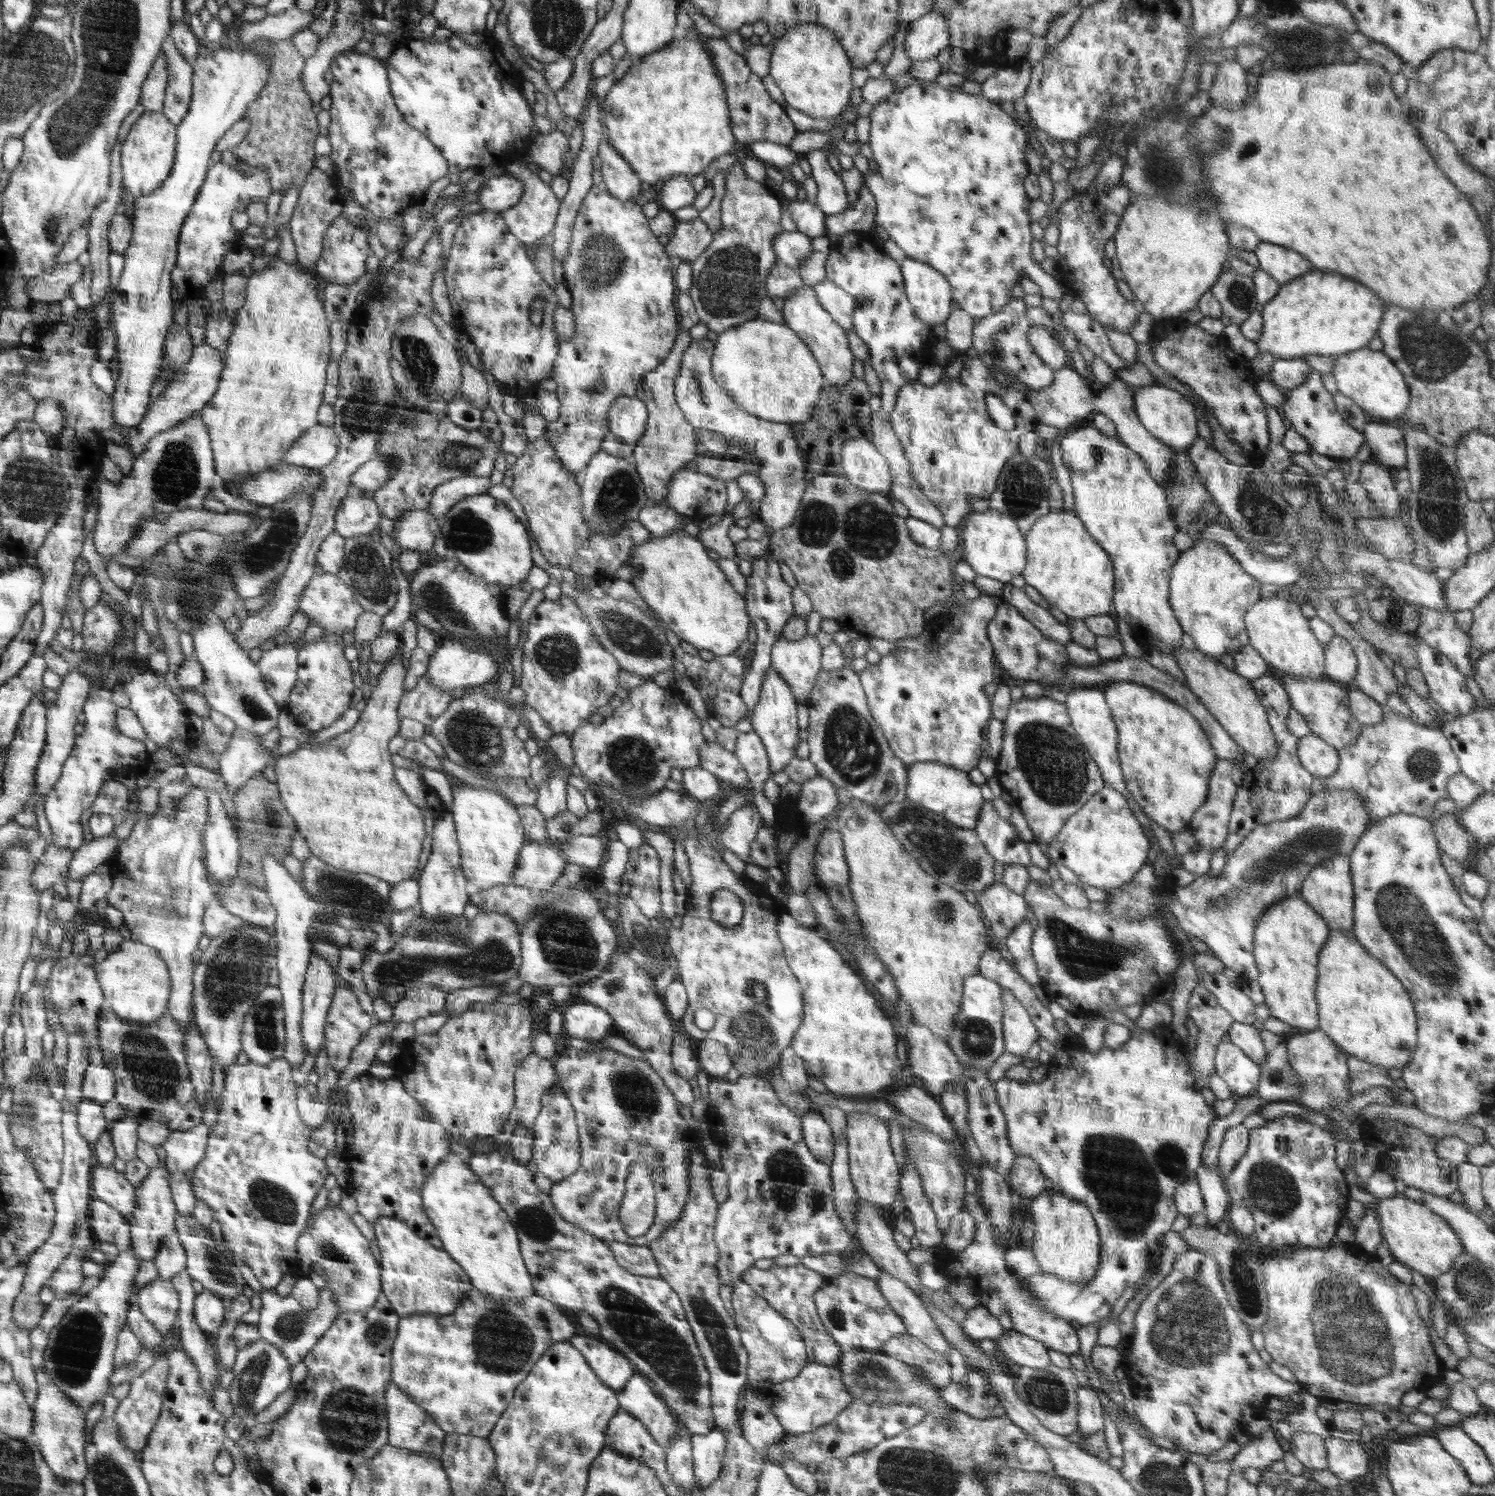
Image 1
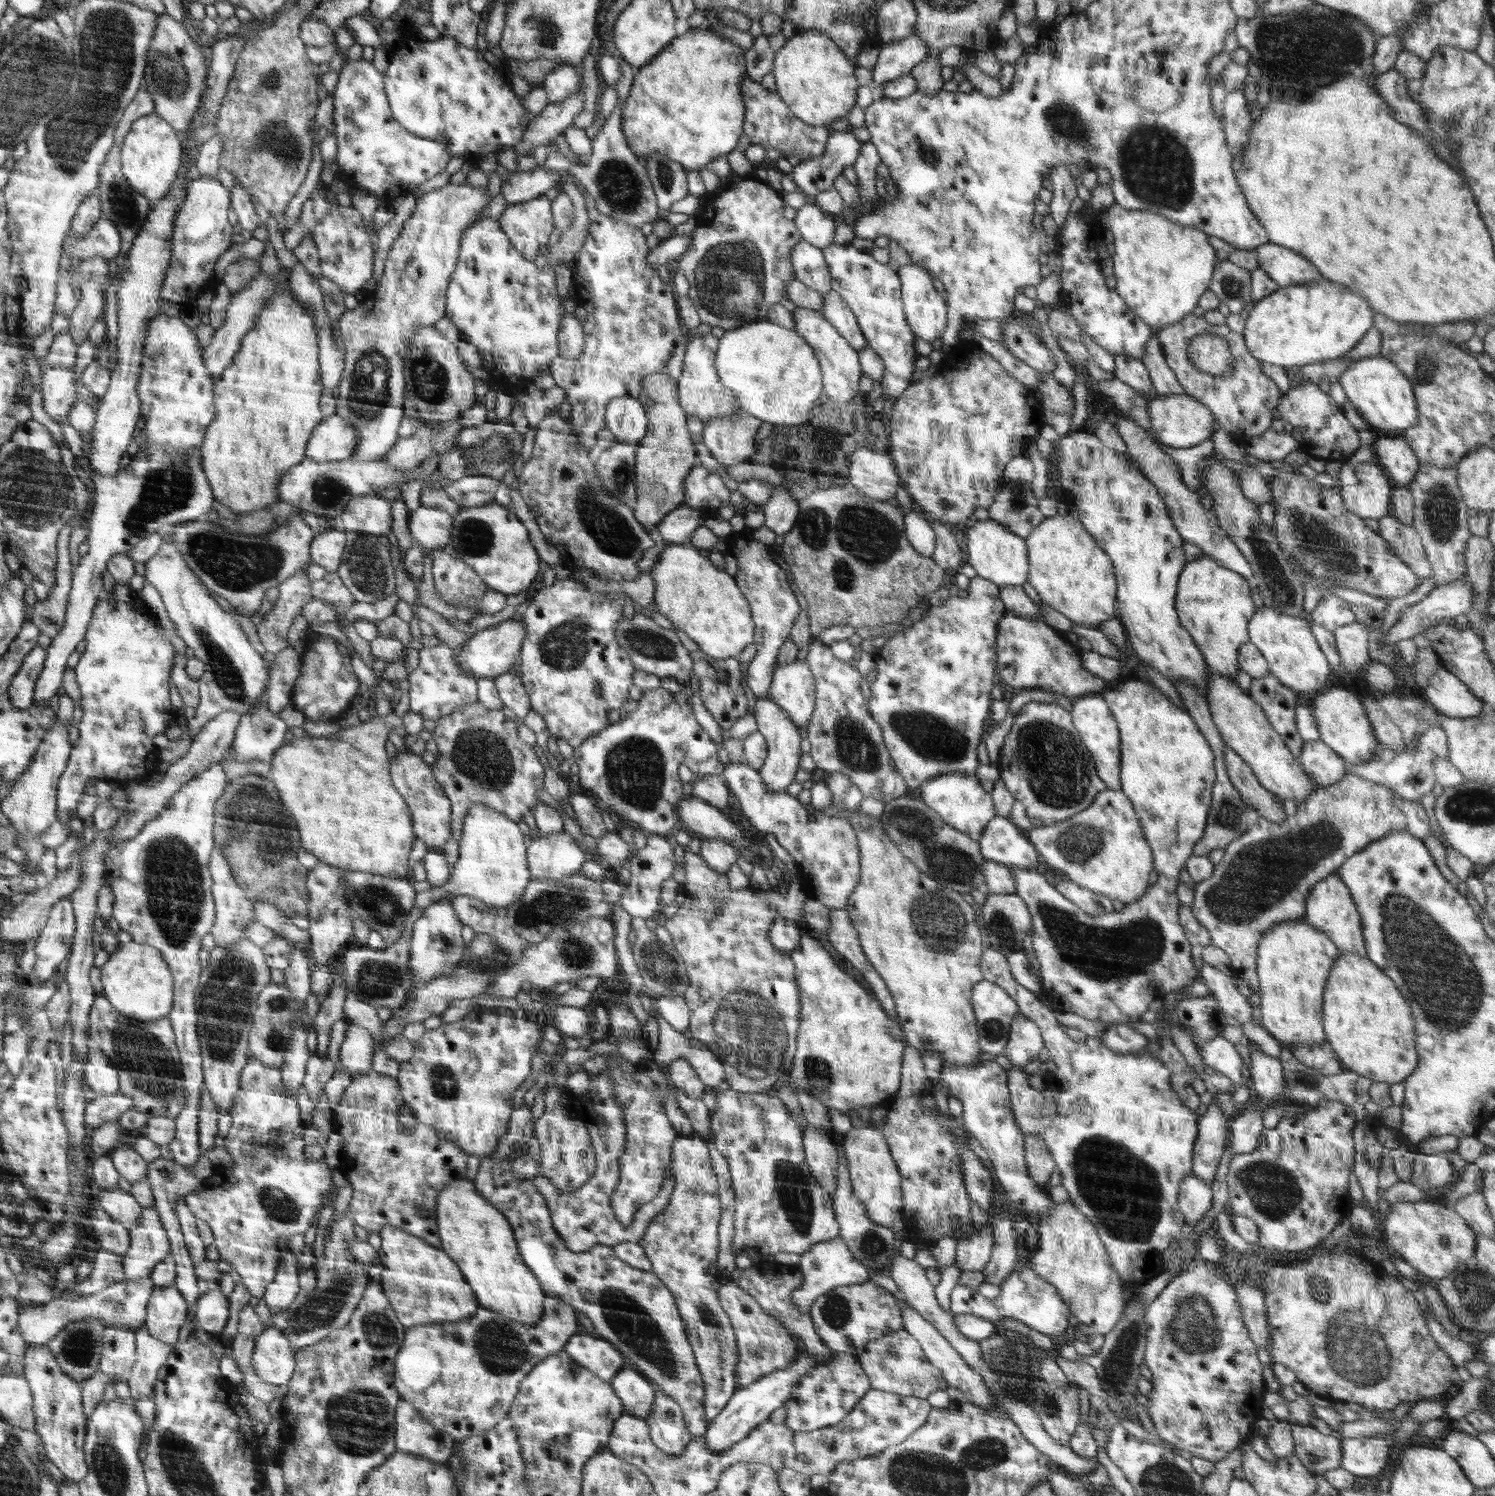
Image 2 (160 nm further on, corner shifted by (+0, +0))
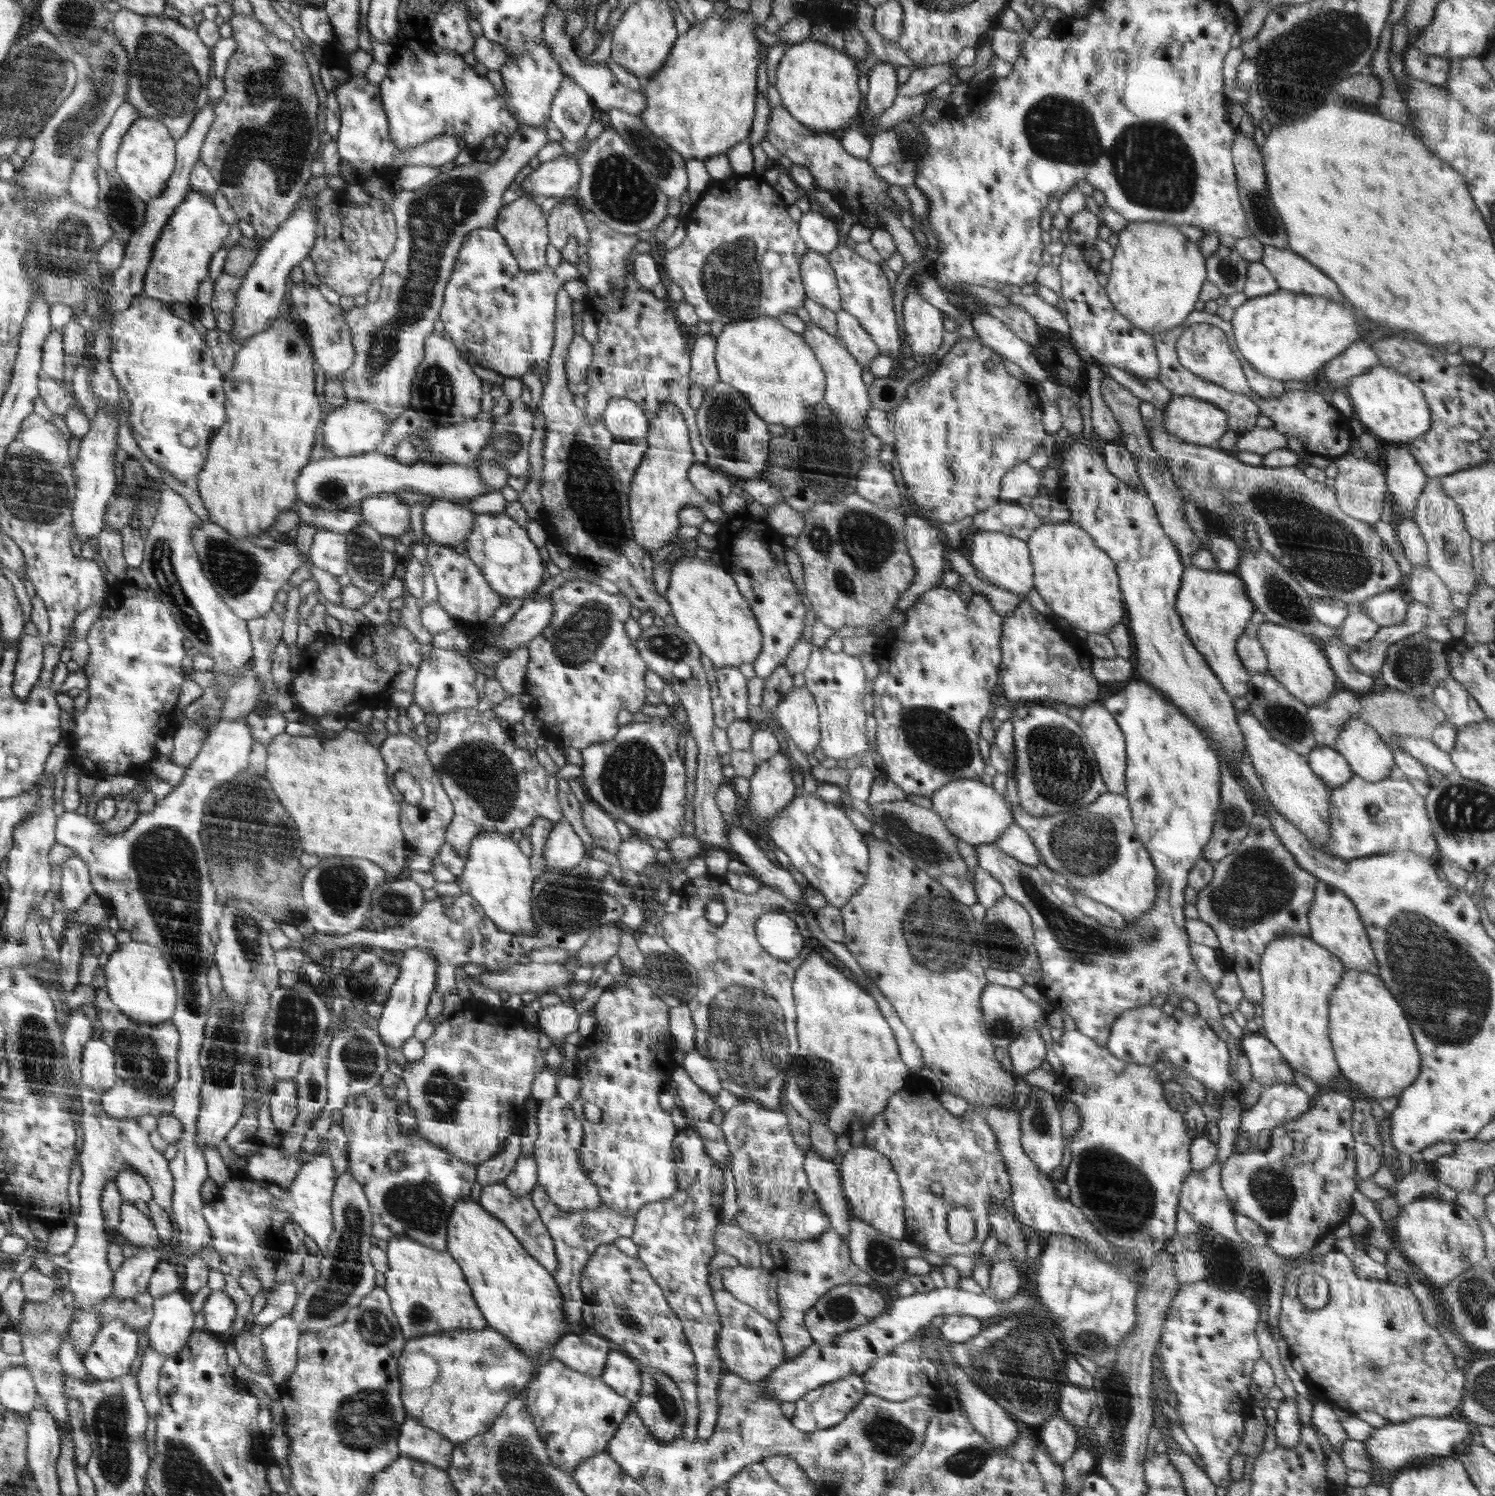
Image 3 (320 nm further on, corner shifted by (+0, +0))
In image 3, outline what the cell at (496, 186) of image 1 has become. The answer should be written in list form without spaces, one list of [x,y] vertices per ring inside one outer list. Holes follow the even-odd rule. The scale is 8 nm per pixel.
[[[562,156],[550,162],[540,163],[520,184],[522,196],[533,194],[534,197],[553,196],[561,199],[565,196],[577,196],[581,168],[576,158]]]

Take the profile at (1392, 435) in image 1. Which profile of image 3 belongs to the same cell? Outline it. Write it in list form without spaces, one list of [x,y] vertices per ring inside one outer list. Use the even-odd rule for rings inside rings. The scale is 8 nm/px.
[[[1394,444],[1382,450],[1386,453],[1387,491],[1392,493],[1402,519],[1412,519],[1428,477],[1406,446]]]

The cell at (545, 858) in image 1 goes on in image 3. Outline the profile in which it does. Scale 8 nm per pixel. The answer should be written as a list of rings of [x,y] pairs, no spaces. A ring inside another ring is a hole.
[[[560,820],[550,831],[543,855],[547,870],[574,869],[582,865],[585,848],[573,826],[566,820]]]

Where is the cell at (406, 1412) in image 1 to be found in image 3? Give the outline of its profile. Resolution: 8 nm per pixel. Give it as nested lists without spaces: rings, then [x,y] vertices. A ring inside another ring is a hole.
[[[409,1415],[405,1417],[398,1440],[399,1457],[428,1462],[448,1470],[455,1446],[443,1434],[424,1426],[419,1419]]]

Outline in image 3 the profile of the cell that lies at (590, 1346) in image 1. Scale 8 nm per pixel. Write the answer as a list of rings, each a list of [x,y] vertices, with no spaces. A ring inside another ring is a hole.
[[[570,1333],[557,1341],[552,1352],[552,1357],[571,1367],[572,1370],[580,1371],[582,1374],[591,1375],[592,1377],[602,1377],[612,1348],[614,1348],[613,1342],[604,1338],[603,1335],[590,1333],[578,1335]]]

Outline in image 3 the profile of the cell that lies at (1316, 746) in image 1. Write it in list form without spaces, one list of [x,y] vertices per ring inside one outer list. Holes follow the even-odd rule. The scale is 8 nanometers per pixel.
[[[1317,746],[1306,757],[1314,775],[1329,788],[1342,786],[1354,776],[1348,761],[1333,746]]]

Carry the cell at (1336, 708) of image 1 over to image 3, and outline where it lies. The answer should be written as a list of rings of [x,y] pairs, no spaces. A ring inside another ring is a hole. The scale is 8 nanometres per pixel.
[[[1360,717],[1340,729],[1333,748],[1348,761],[1353,775],[1368,782],[1389,778],[1395,766],[1393,750]]]

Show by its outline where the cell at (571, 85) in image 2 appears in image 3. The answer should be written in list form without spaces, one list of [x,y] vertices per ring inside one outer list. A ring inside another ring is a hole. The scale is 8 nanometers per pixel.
[[[570,76],[564,77],[551,108],[552,122],[562,136],[570,142],[581,142],[593,122],[595,110],[591,96],[584,88],[574,83]]]

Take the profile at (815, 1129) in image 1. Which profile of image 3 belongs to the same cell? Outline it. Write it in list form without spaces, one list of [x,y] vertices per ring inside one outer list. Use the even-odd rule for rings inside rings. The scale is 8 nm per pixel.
[[[813,1147],[805,1154],[803,1162],[805,1173],[807,1174],[807,1181],[809,1187],[814,1190],[820,1203],[820,1208],[827,1214],[830,1221],[830,1229],[835,1230],[840,1238],[848,1243],[850,1230],[850,1206],[847,1203],[845,1194],[841,1187],[841,1174],[839,1171],[838,1161],[829,1160],[820,1156]]]

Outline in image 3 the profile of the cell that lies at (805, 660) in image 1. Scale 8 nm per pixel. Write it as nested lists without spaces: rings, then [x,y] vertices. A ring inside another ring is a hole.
[[[793,687],[786,696],[781,696],[780,704],[775,710],[775,716],[780,729],[788,732],[795,747],[803,754],[812,754],[819,746],[819,712],[817,704],[802,687]]]

